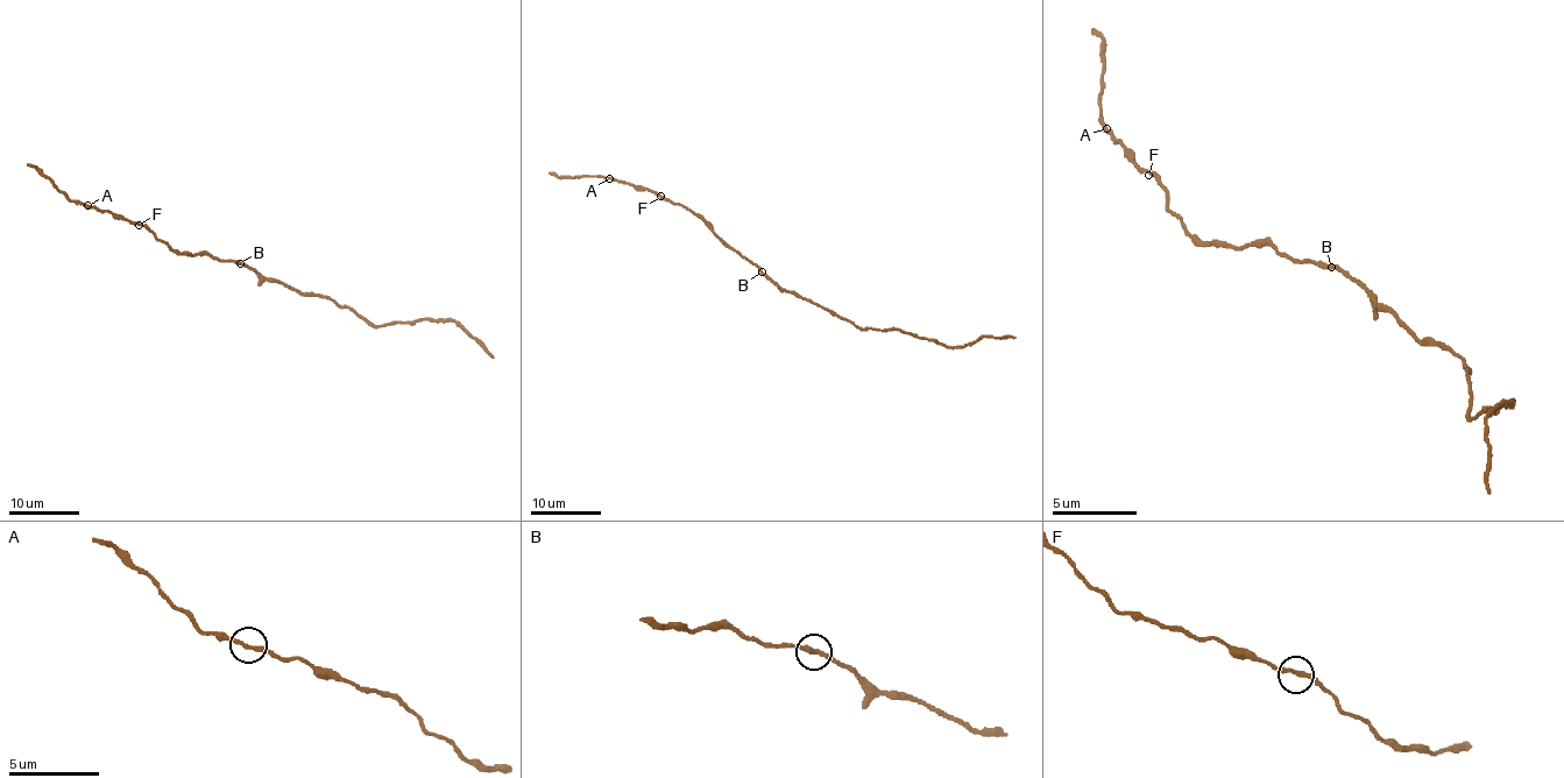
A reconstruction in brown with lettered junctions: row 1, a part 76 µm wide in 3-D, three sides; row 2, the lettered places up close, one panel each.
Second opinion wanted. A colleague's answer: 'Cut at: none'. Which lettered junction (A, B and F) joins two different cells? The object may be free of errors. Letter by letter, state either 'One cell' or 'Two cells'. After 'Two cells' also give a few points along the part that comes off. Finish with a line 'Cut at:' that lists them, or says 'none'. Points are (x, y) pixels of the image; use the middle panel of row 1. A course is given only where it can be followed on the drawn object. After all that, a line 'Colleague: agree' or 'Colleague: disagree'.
A: One cell
B: Two cells. Course of the part to remove: (761, 271), (783, 289), (794, 291), (862, 330), (897, 330), (949, 347), (984, 337), (1014, 337)
F: One cell
Cut at: B
Colleague: disagree

